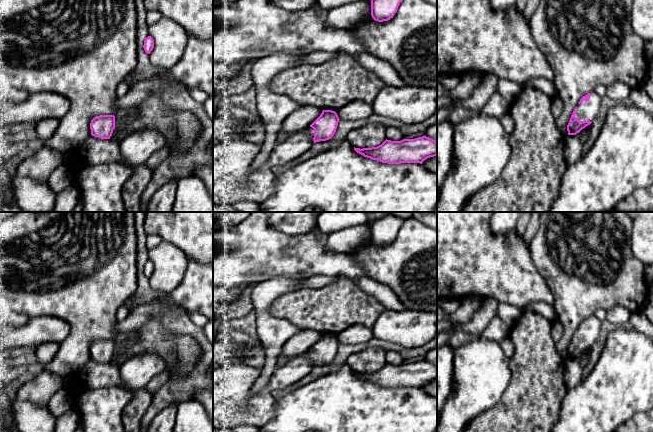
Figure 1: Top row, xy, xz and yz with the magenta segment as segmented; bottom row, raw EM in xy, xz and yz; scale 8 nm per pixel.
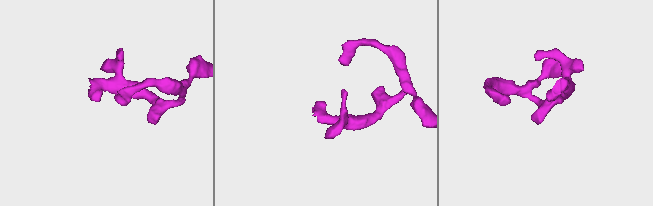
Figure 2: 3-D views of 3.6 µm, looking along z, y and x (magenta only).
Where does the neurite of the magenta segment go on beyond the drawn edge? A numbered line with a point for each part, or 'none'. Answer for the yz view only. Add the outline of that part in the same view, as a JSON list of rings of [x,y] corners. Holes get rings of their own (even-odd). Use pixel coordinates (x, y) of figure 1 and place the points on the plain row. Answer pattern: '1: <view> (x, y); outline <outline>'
1: yz (587, 334); outline [[[590,316],[590,323],[588,325],[584,324],[577,329],[577,334],[575,341],[579,345],[593,345],[598,339],[602,328],[602,322],[595,316]]]

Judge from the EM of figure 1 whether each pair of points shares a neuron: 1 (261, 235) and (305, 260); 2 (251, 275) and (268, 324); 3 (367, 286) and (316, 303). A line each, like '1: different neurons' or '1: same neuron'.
1: same neuron
2: different neurons
3: different neurons

